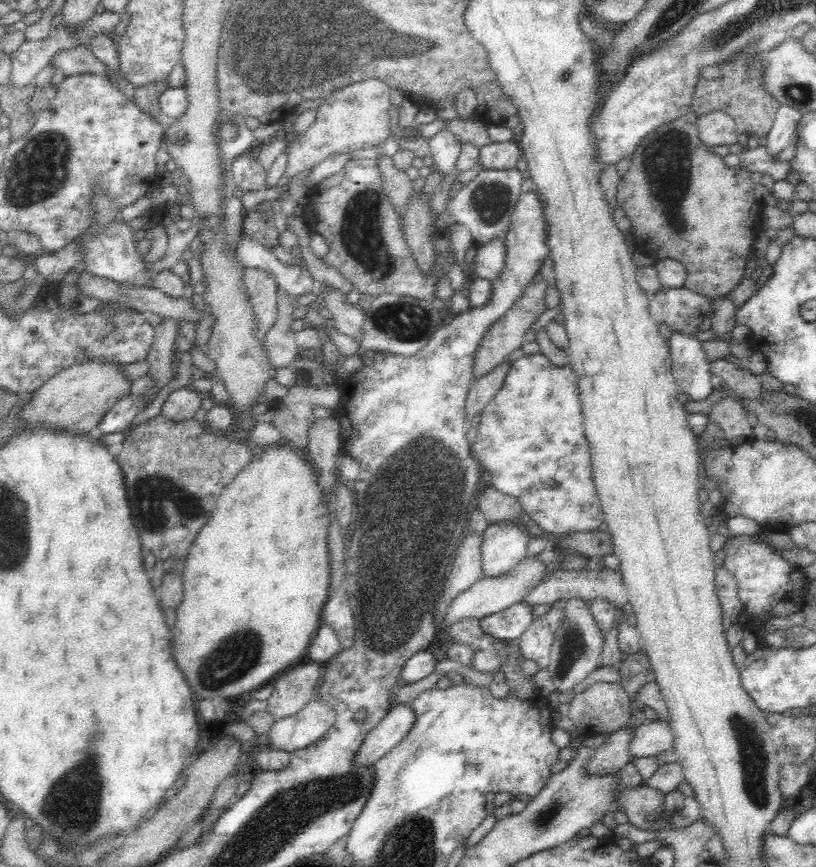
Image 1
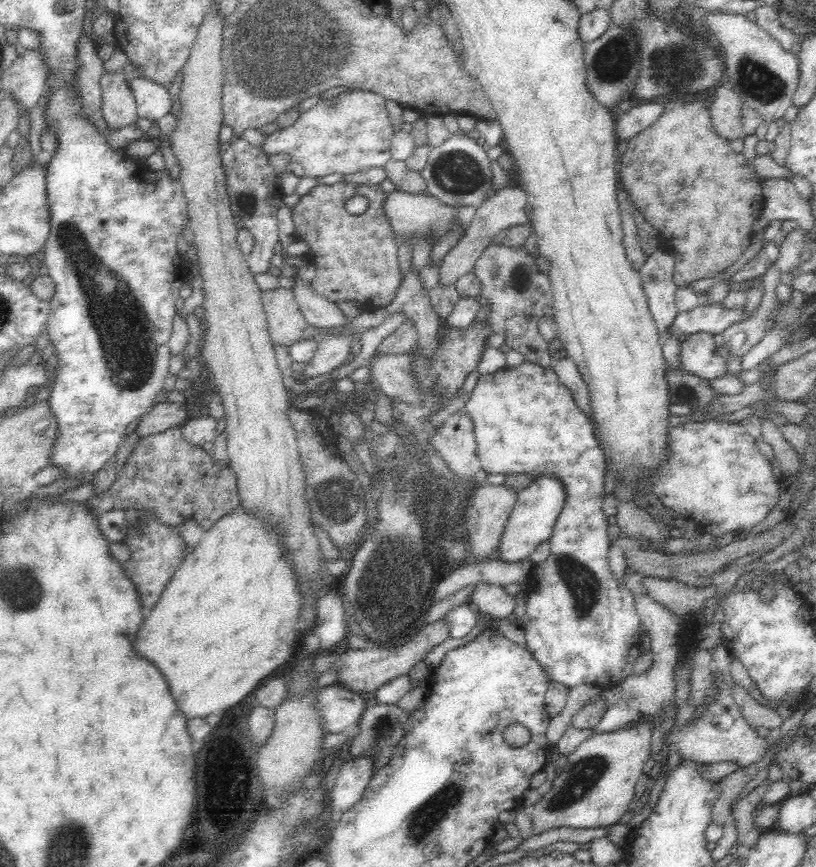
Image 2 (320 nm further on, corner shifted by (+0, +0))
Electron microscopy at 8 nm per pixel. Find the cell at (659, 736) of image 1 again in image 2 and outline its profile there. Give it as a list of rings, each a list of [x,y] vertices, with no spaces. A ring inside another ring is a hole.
[[[722,688],[719,699],[712,703],[701,719],[686,724],[676,734],[668,737],[670,748],[676,748],[683,758],[693,758],[707,764],[715,762],[734,762],[738,768],[743,768],[762,760],[776,752],[770,747],[767,738],[762,738],[747,724],[738,703],[728,688]]]

